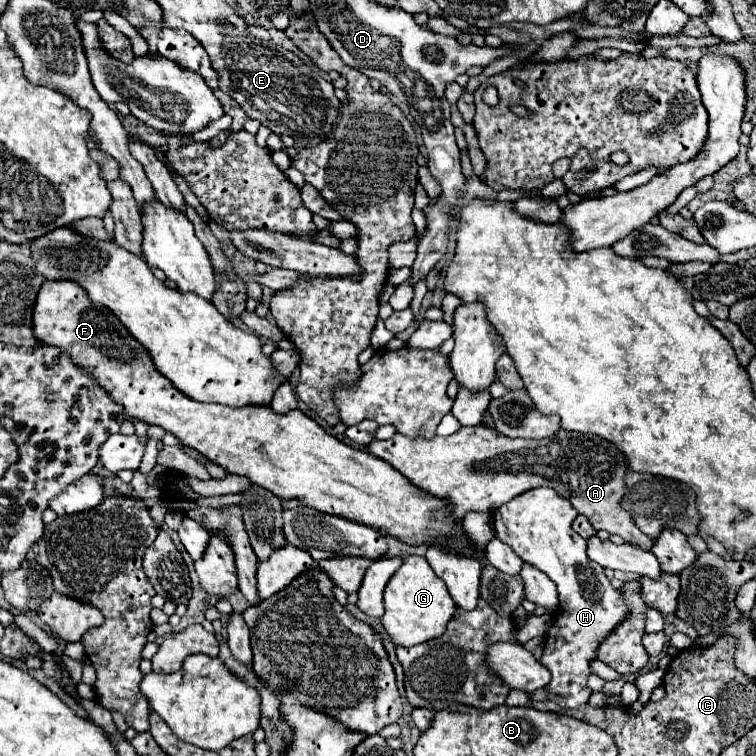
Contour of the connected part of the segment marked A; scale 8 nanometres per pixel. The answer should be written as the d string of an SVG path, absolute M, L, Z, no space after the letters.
M478 424L462 426L452 436L434 436L432 440L394 434L390 440L370 442L368 450L392 464L424 492L448 498L454 506L454 520L462 520L468 510L494 512L522 492L548 486L570 500L578 514L586 516L596 530L618 534L644 550L650 550L654 544L636 528L632 514L620 506L626 488L624 476L628 472L626 456L612 442L594 434L560 430L552 438L522 440L500 436L494 428Z

